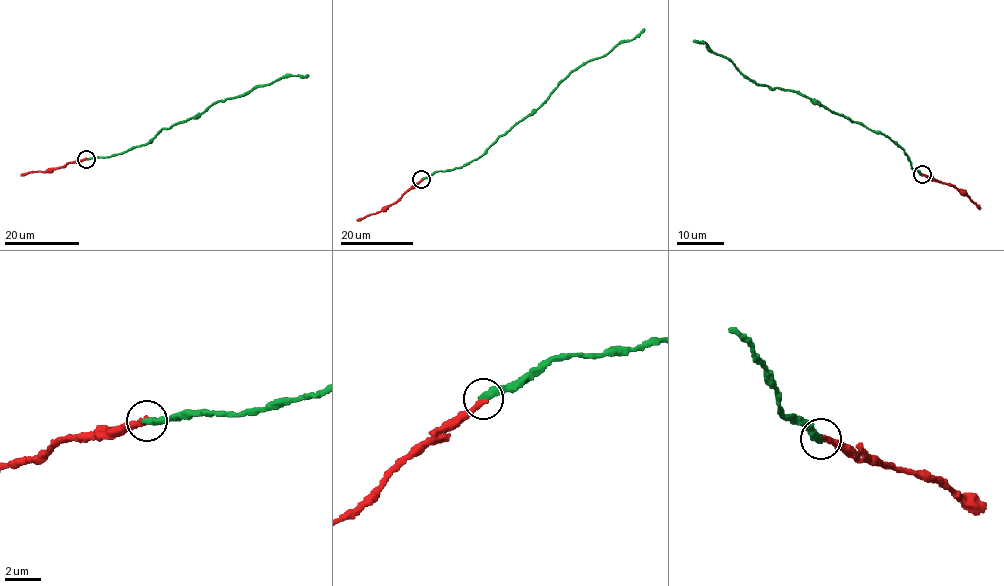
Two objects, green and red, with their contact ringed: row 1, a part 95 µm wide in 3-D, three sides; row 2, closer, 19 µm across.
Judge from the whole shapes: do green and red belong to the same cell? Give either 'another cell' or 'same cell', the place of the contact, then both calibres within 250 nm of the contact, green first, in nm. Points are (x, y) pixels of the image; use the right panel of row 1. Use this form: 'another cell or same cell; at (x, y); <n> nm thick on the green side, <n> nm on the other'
same cell; at (922, 174); 400 nm thick on the green side, 360 nm on the other

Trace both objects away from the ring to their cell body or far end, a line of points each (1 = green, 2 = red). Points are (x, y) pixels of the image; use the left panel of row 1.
1: (86, 159), (109, 157), (143, 145), (163, 129), (188, 120), (220, 100), (241, 95), (282, 77), (308, 76)
2: (86, 159), (46, 172), (21, 174)

